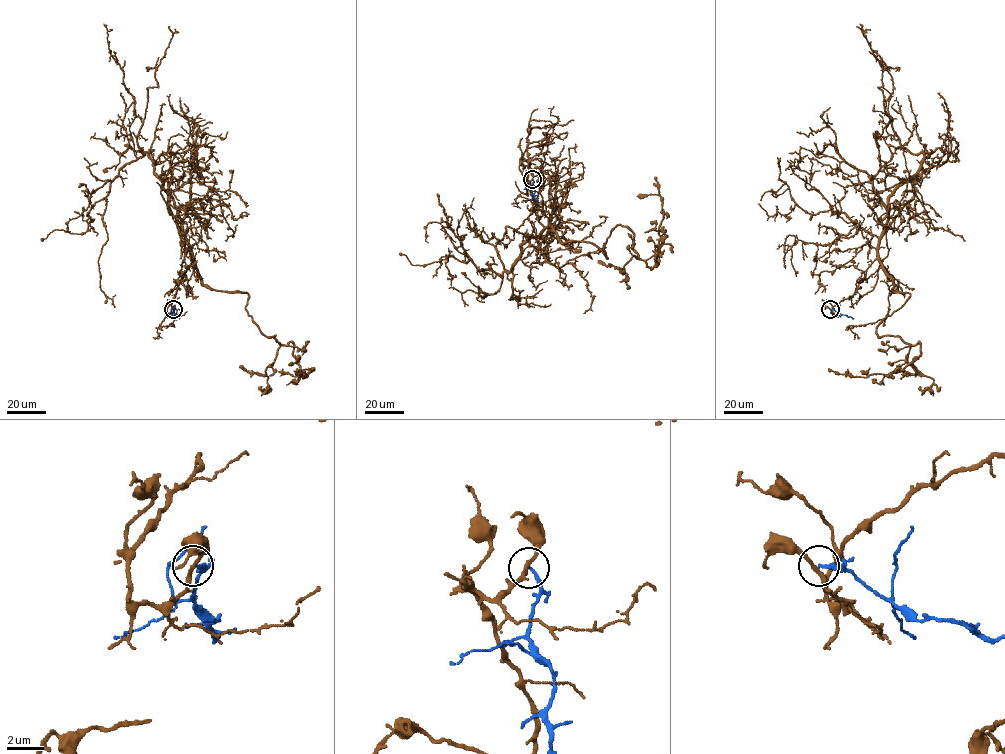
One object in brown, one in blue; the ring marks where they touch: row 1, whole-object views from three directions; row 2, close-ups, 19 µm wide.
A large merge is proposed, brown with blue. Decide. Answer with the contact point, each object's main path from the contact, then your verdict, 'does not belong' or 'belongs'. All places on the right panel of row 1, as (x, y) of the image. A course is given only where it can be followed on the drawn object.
at (830, 309); brown runs (830, 309), (865, 277), (888, 200), (927, 153), (912, 198), (886, 232), (874, 288), (849, 307); blue runs (830, 309), (853, 318); does not belong

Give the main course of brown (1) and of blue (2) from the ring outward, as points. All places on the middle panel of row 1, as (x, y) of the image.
1: (532, 179), (533, 201), (550, 225), (522, 245), (502, 276), (465, 262), (466, 235), (456, 229), (473, 198)
2: (532, 179), (538, 202)

